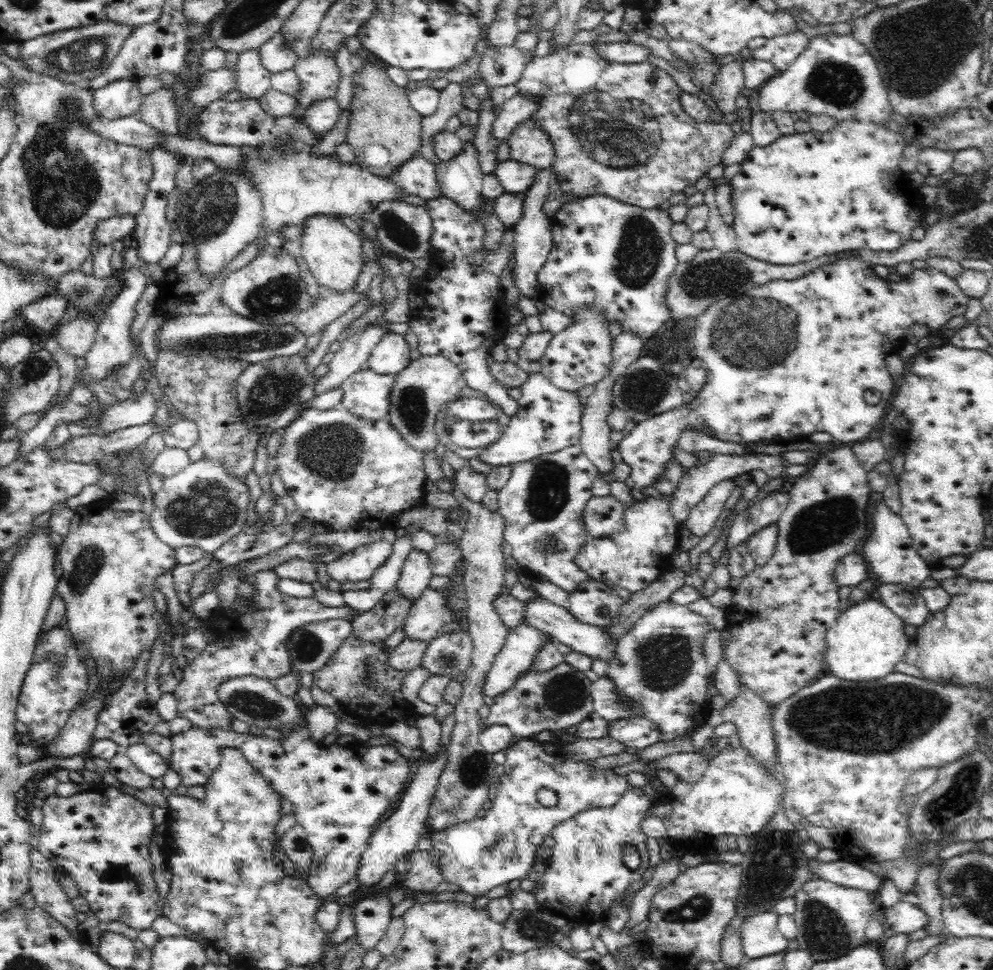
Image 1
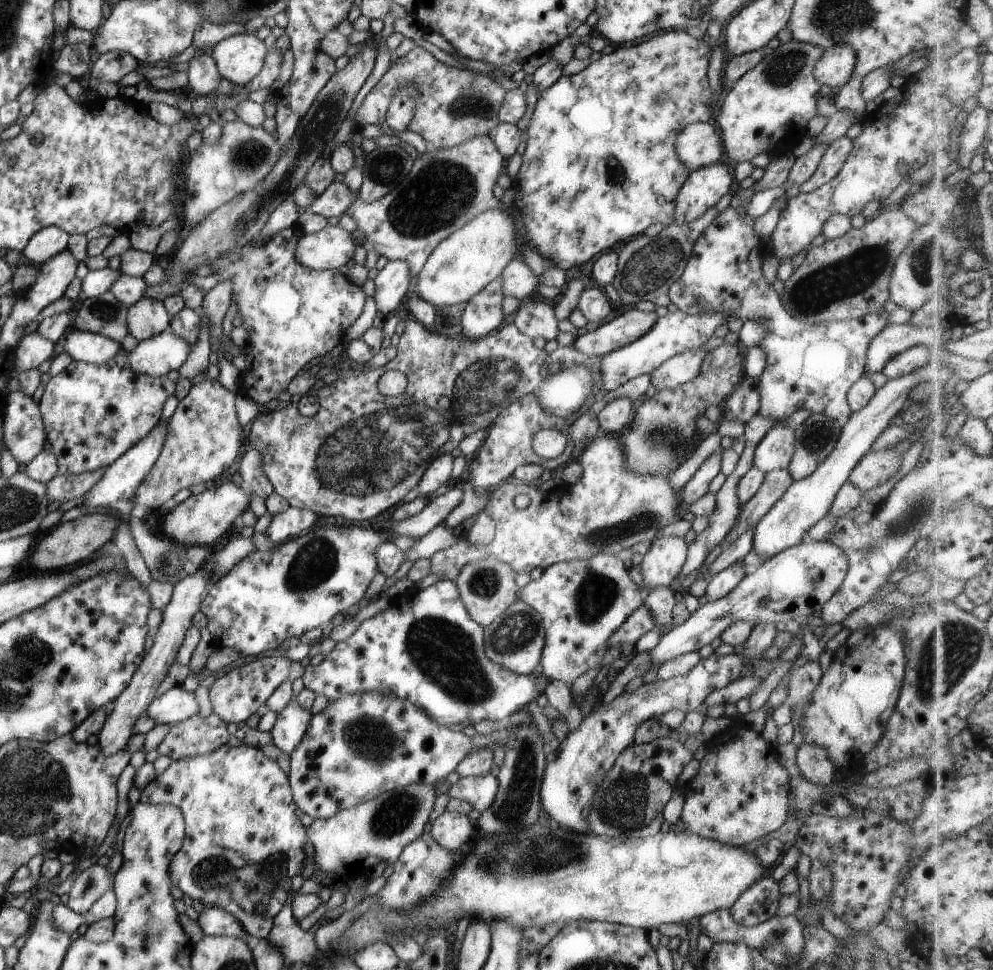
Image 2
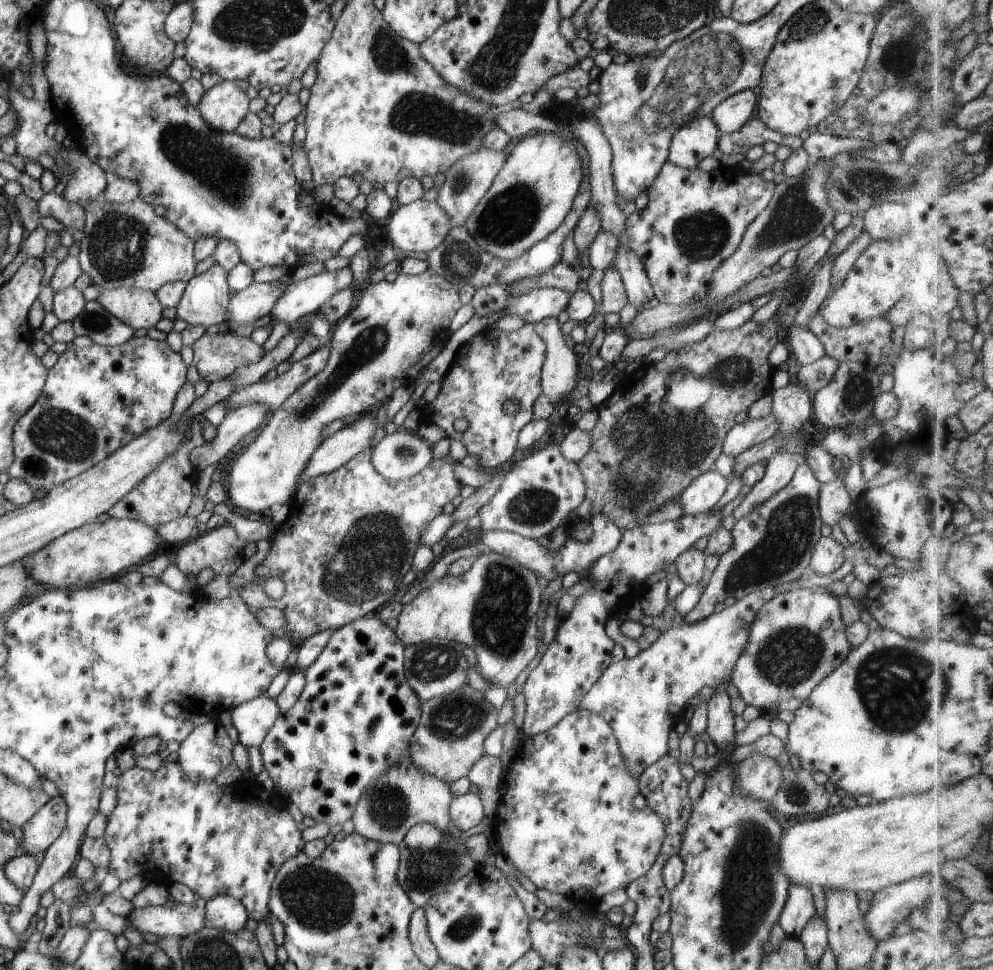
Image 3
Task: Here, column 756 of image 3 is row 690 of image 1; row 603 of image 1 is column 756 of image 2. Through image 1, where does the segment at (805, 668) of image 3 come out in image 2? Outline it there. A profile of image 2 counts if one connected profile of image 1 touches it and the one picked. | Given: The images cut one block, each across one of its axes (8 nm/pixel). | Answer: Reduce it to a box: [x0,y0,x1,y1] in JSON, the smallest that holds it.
[540,634,802,834]

